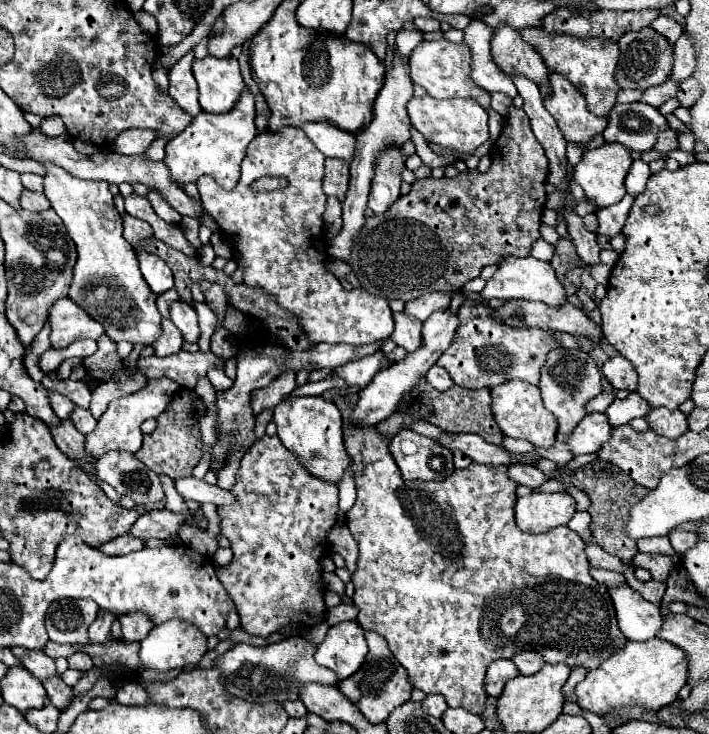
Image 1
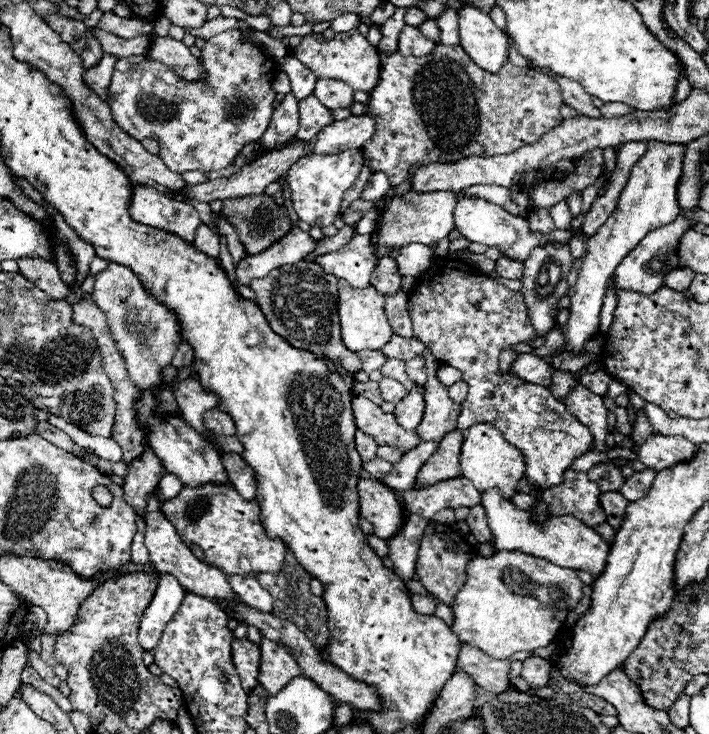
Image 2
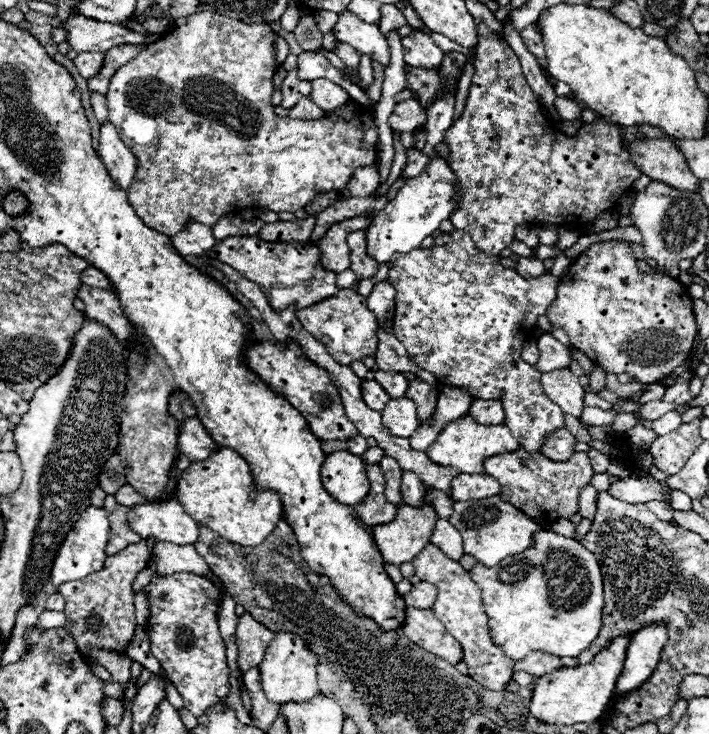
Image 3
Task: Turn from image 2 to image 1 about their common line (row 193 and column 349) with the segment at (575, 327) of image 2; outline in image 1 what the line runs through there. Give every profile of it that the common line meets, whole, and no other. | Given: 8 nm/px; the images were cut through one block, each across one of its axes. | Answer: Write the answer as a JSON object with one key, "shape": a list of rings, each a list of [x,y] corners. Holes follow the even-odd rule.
{"shape":[[[352,620],[340,622],[328,630],[324,642],[314,654],[314,660],[320,666],[332,670],[338,676],[338,682],[342,682],[362,666],[366,654],[368,644],[364,638],[364,630],[356,620]]]}

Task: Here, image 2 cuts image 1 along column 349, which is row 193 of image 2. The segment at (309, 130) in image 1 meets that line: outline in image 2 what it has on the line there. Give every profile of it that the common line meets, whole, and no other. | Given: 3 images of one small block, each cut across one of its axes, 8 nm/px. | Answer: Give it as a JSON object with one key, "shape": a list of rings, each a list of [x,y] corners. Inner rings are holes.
{"shape":[[[142,184],[132,188],[132,202],[128,210],[136,222],[172,232],[188,244],[194,242],[194,232],[202,224],[198,212],[190,204],[172,200],[166,194],[158,194],[158,190]]]}

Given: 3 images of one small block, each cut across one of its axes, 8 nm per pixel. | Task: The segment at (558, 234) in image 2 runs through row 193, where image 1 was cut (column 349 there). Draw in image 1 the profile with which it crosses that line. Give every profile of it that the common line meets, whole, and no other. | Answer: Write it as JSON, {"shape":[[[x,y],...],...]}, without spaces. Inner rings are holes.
{"shape":[[[288,396],[282,404],[274,408],[274,422],[278,426],[278,438],[282,444],[298,456],[298,462],[316,478],[338,484],[350,460],[346,458],[344,434],[342,434],[342,412],[334,402],[322,396]]]}

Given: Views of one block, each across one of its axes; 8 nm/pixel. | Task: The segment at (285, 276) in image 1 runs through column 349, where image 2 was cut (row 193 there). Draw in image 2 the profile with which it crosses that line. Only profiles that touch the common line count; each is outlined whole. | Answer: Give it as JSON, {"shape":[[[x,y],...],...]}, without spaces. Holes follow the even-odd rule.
{"shape":[[[358,149],[345,150],[338,154],[308,154],[302,156],[286,174],[286,184],[292,194],[292,204],[300,220],[310,226],[330,226],[340,214],[340,202],[348,188],[354,186],[362,168],[362,153]]]}

